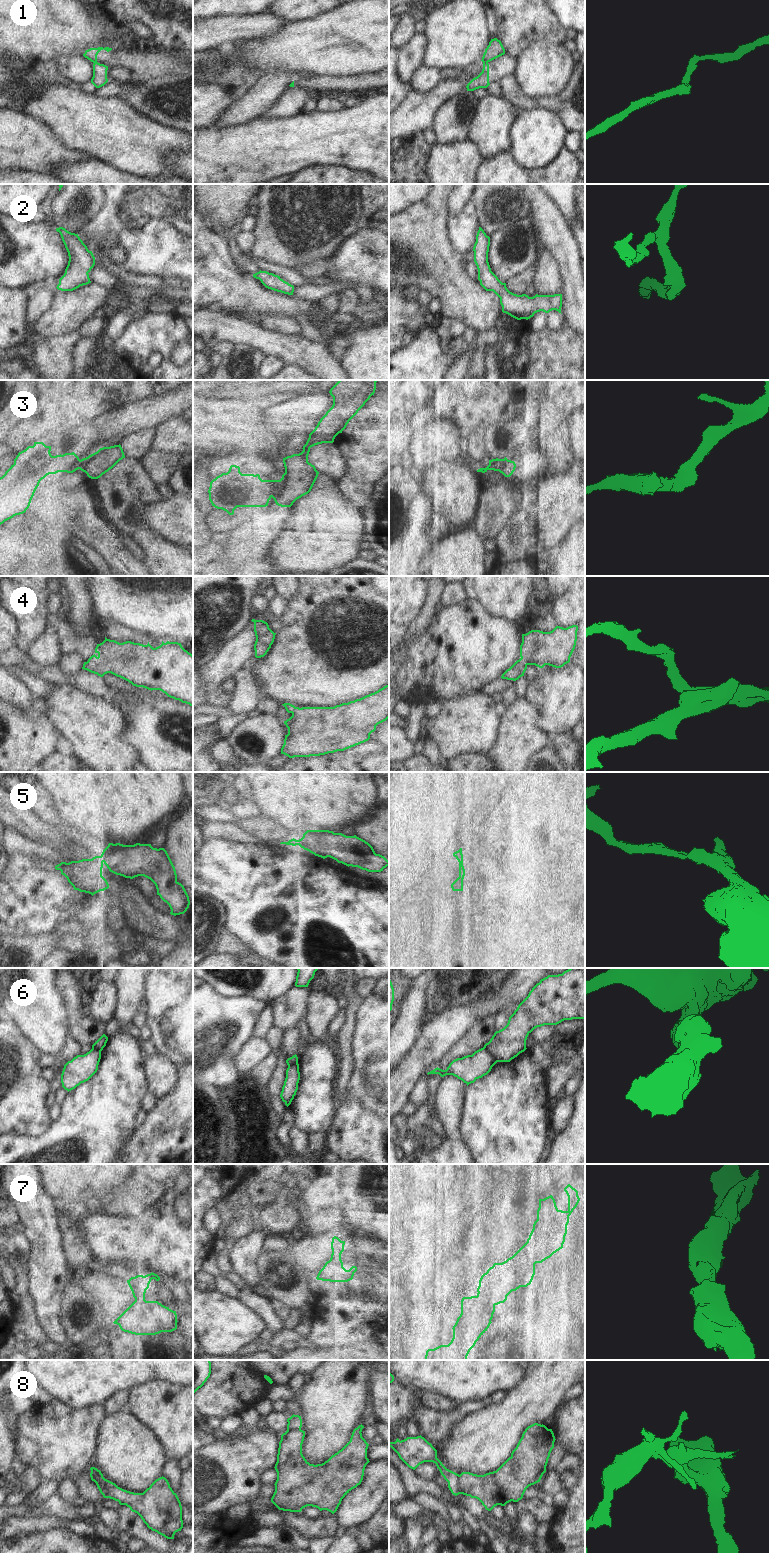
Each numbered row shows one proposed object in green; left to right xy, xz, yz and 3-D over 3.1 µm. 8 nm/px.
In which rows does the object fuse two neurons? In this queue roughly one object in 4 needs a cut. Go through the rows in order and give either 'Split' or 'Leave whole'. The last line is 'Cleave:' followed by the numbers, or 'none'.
1: Split
2: Leave whole
3: Split
4: Leave whole
5: Leave whole
6: Split
7: Leave whole
8: Split
Cleave: 1, 3, 6, 8

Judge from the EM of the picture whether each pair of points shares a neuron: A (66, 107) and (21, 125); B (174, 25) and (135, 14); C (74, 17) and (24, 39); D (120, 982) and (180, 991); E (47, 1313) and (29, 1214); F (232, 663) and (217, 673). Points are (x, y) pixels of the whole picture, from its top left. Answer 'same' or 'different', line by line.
A: different
B: same
C: same
D: different
E: same
F: same

